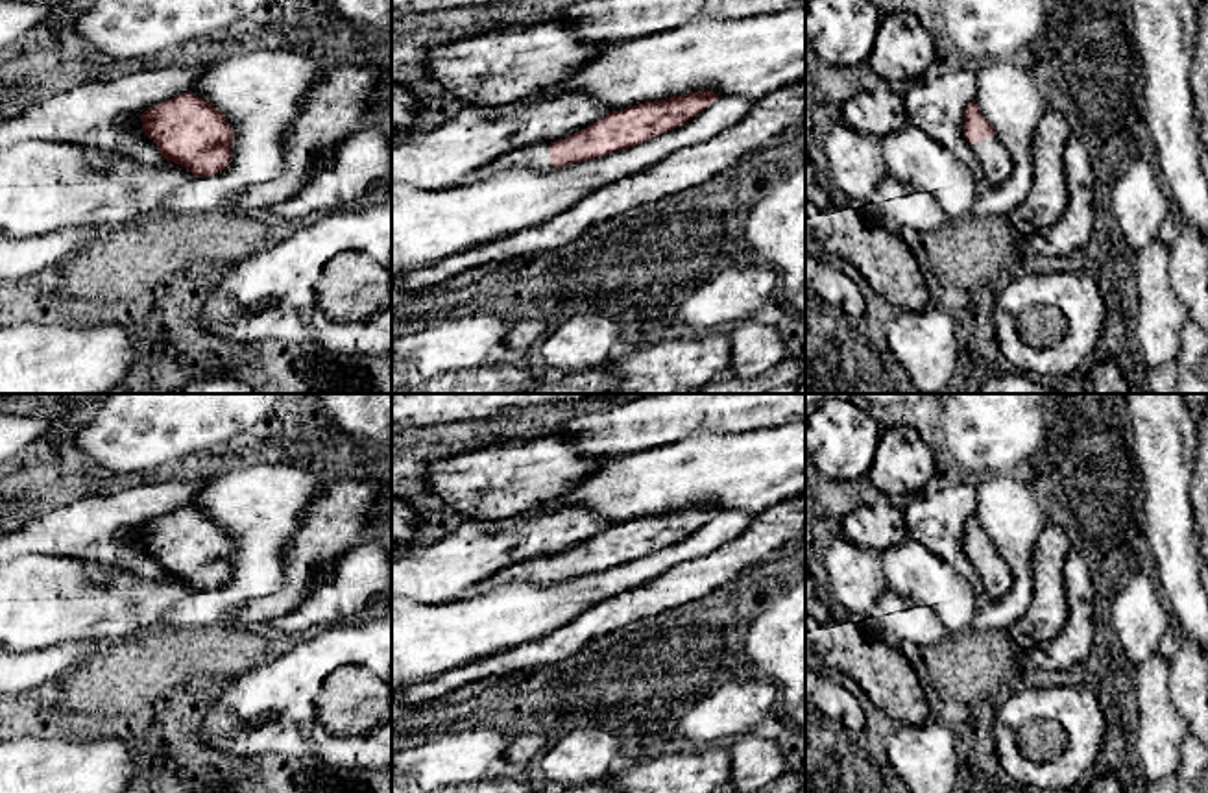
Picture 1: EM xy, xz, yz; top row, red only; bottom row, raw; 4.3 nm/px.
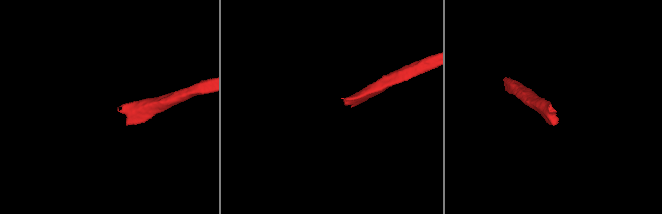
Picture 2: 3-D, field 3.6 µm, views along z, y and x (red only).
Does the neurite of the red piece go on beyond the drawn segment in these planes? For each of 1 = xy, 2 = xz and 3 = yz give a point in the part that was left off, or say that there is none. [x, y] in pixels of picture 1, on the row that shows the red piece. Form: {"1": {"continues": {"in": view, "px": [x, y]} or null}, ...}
{"1": {"continues": null}, "2": {"continues": {"in": "xz", "px": [538, 156]}}, "3": {"continues": {"in": "yz", "px": [996, 165]}}}

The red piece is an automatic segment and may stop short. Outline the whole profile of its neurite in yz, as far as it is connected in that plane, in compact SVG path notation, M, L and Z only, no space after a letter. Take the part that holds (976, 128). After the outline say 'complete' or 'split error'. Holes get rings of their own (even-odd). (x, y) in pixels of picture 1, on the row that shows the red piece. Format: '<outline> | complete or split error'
M975 102L968 104L964 109L962 131L979 159L986 185L996 187L1005 183L1012 172L1012 159Z | split error

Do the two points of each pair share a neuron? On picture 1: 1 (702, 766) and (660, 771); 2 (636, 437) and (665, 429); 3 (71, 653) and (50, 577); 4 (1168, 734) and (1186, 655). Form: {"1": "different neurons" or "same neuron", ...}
{"1": "same neuron", "2": "same neuron", "3": "different neurons", "4": "different neurons"}

